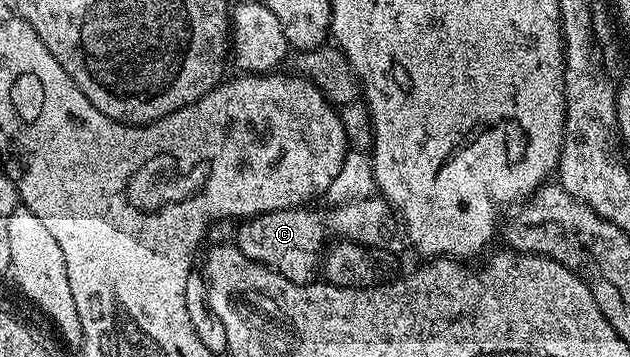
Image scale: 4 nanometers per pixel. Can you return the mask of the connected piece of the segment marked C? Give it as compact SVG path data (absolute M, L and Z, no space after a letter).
M382 195L332 206L332 209L288 207L252 216L244 220L247 222L233 237L234 244L239 246L240 253L283 274L285 279L298 285L310 285L320 276L321 258L332 239L356 241L358 245L368 245L371 249L387 249L401 237L400 218Z

